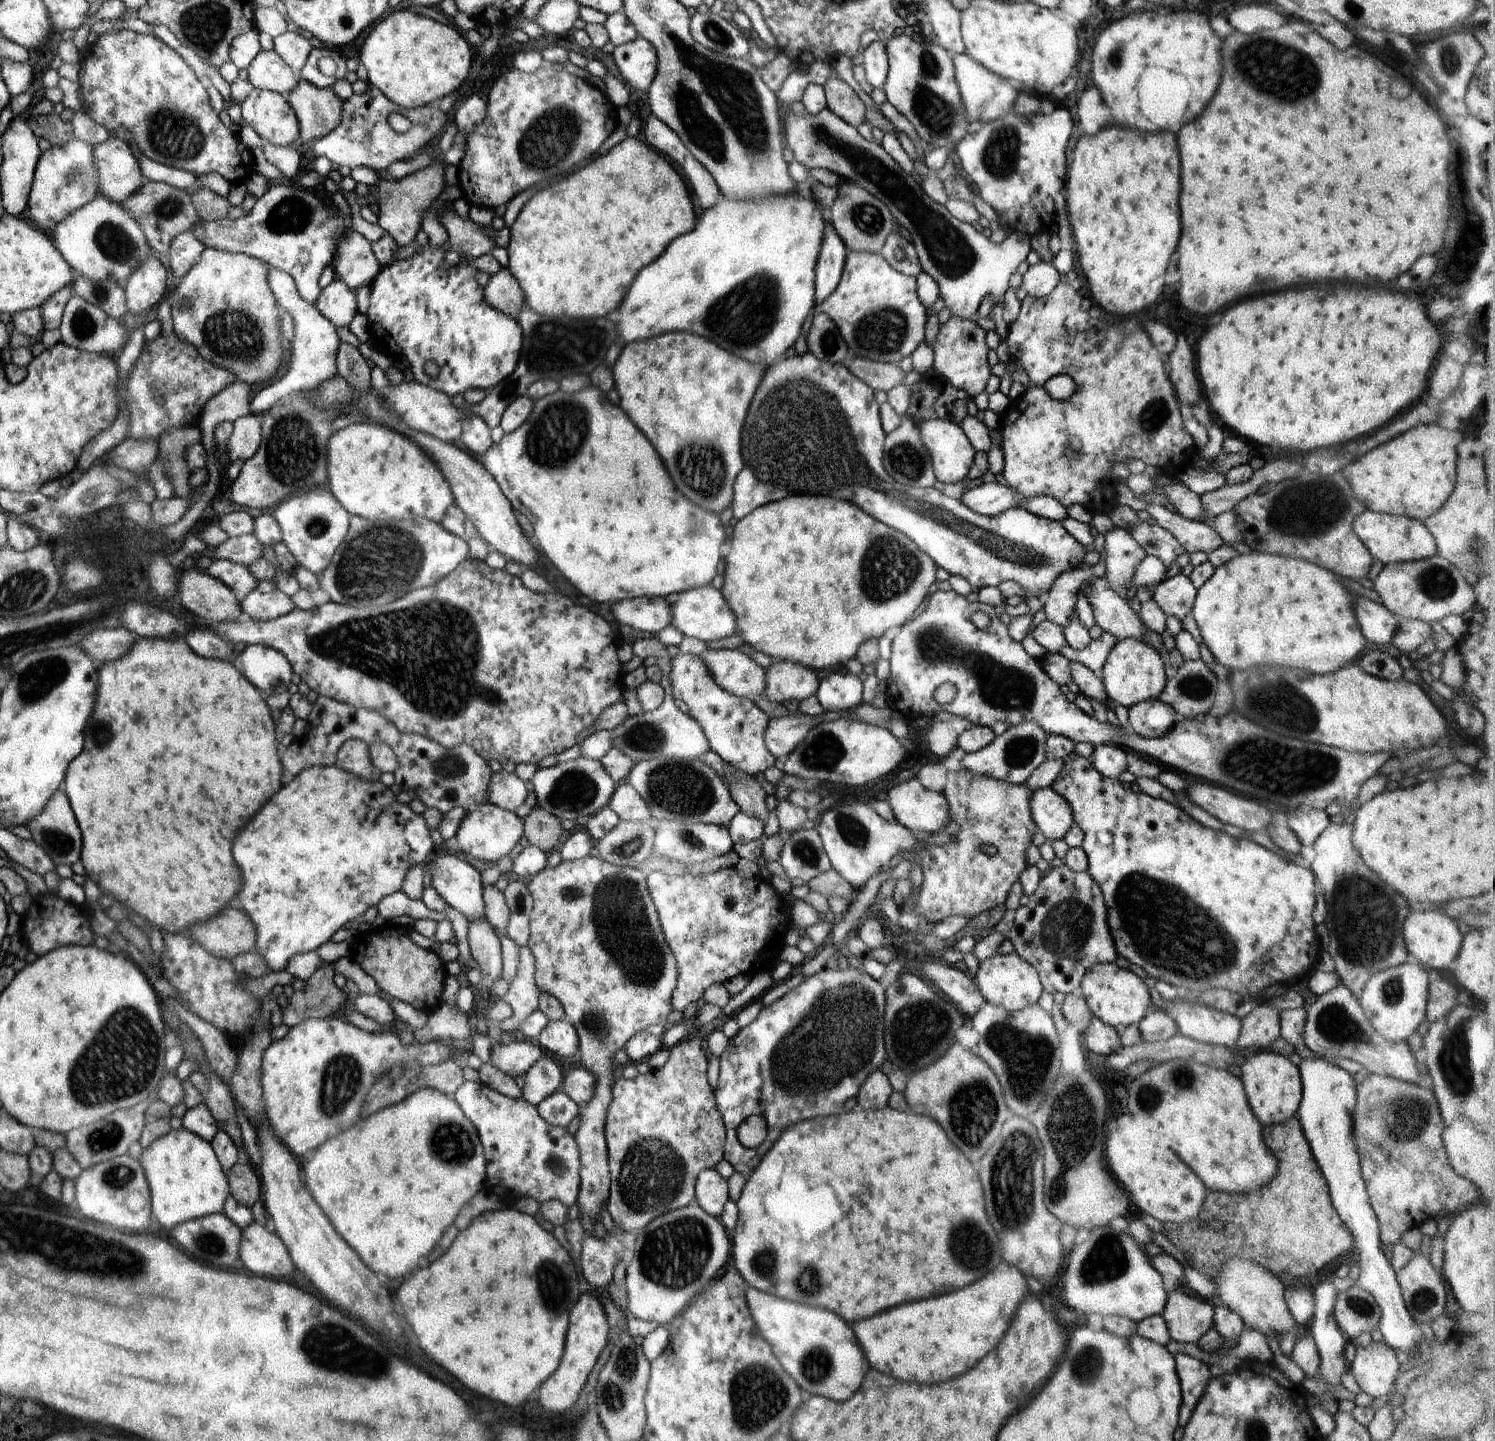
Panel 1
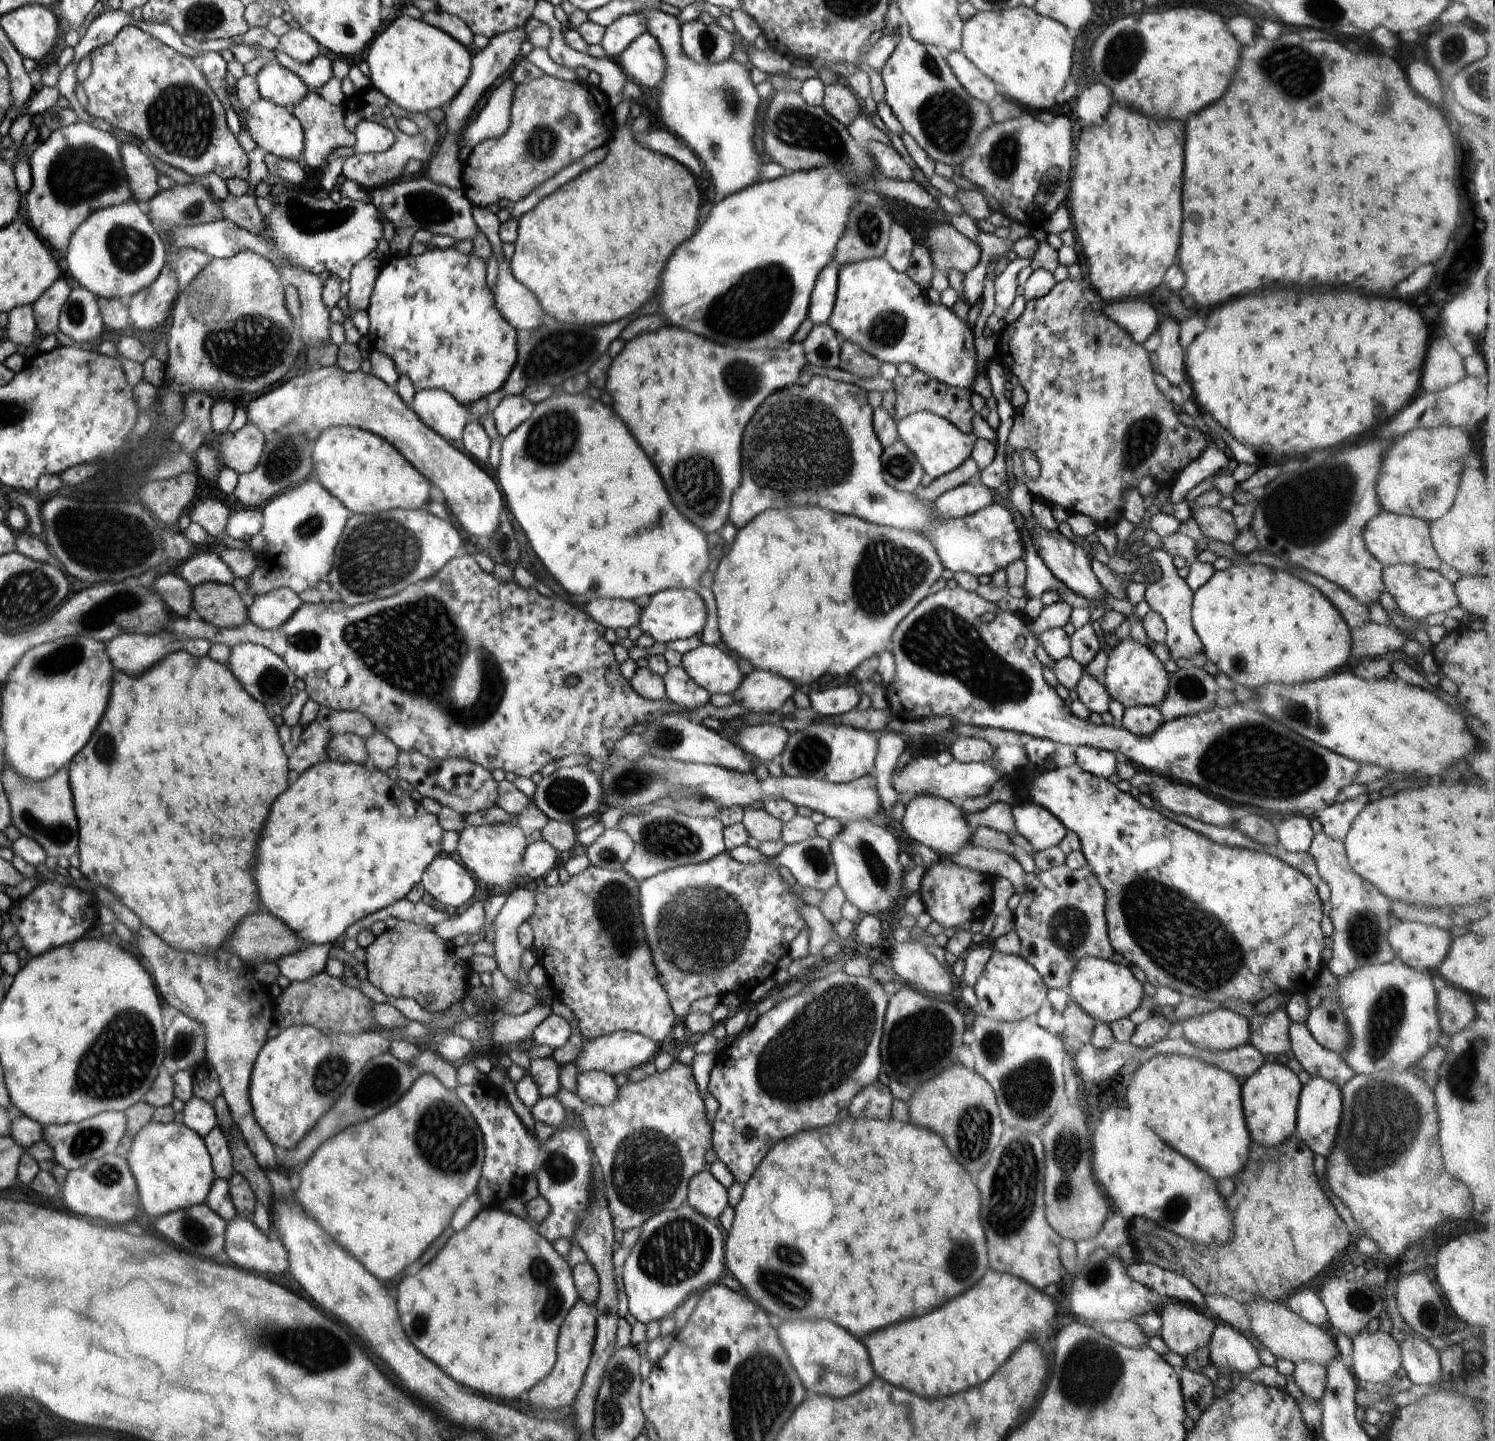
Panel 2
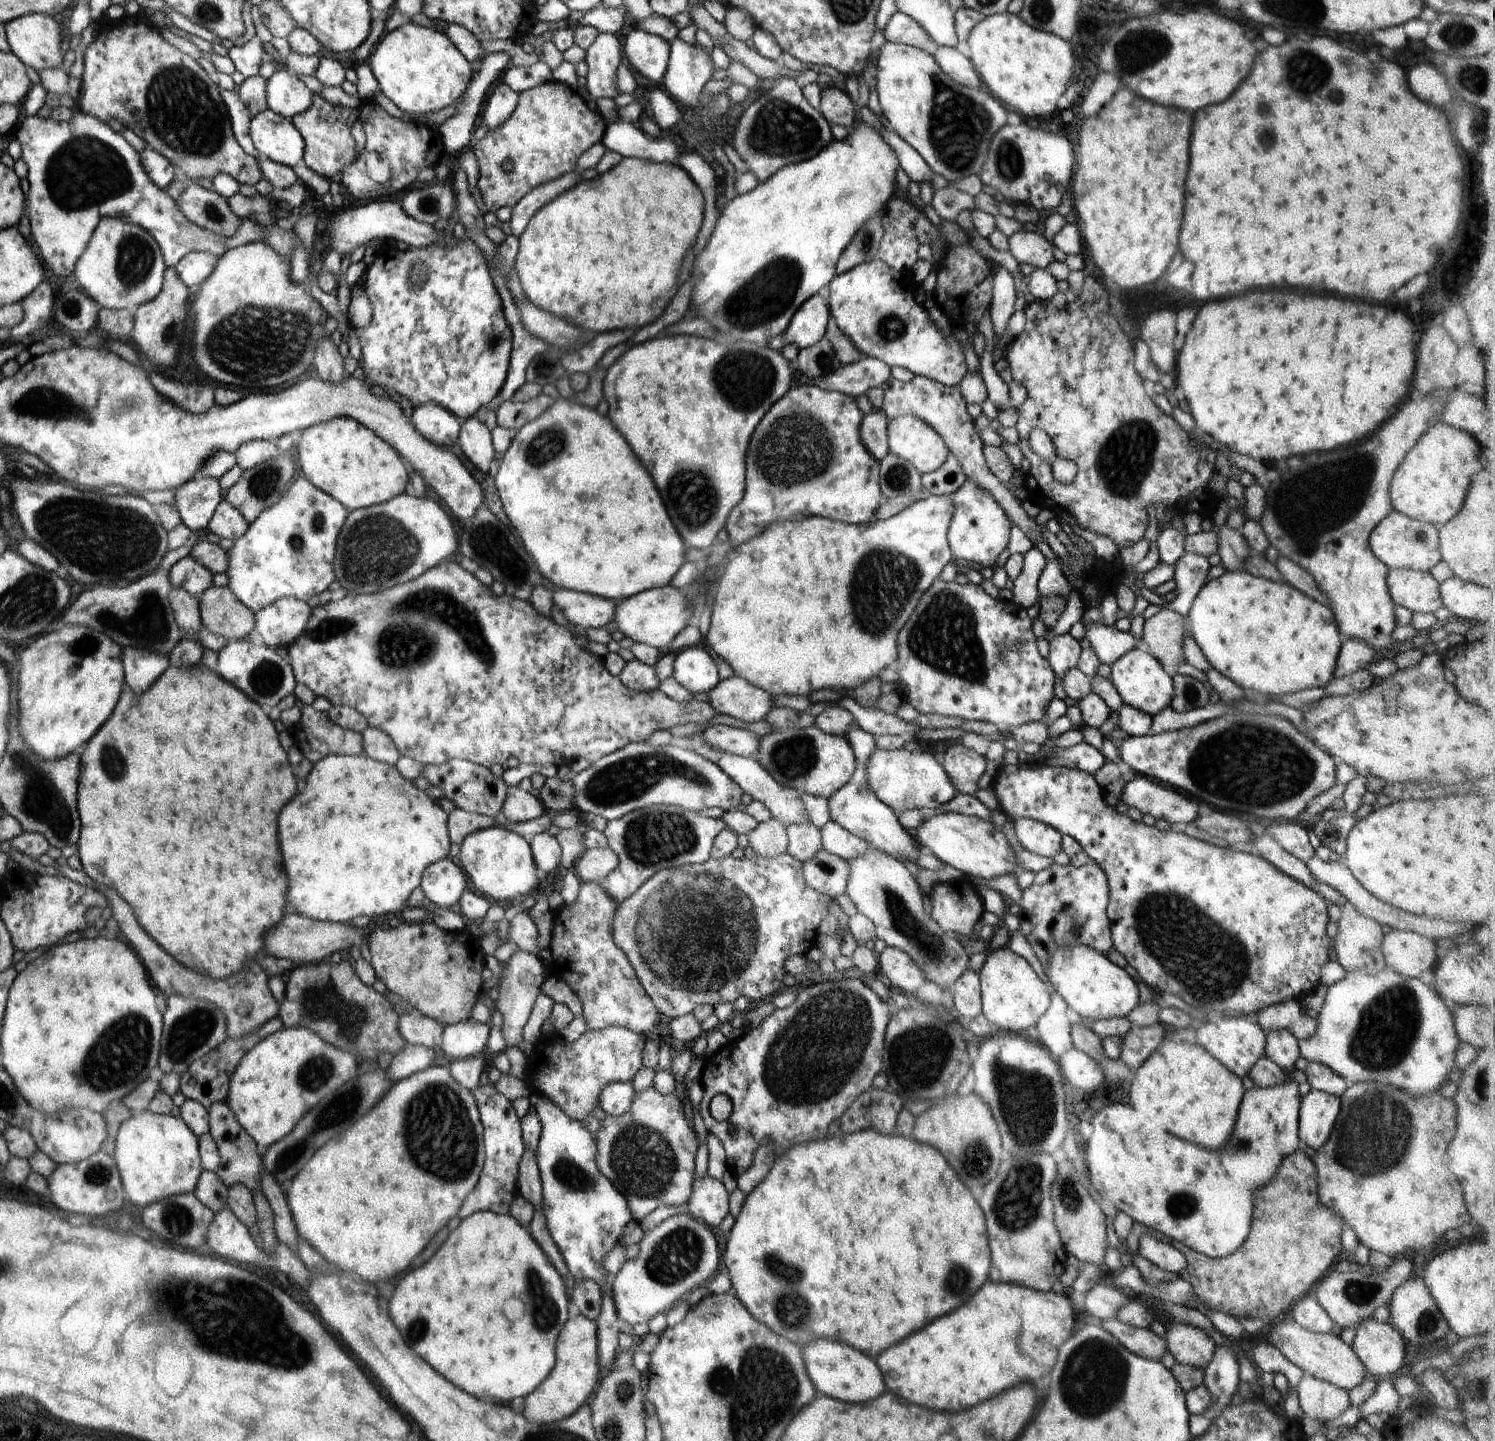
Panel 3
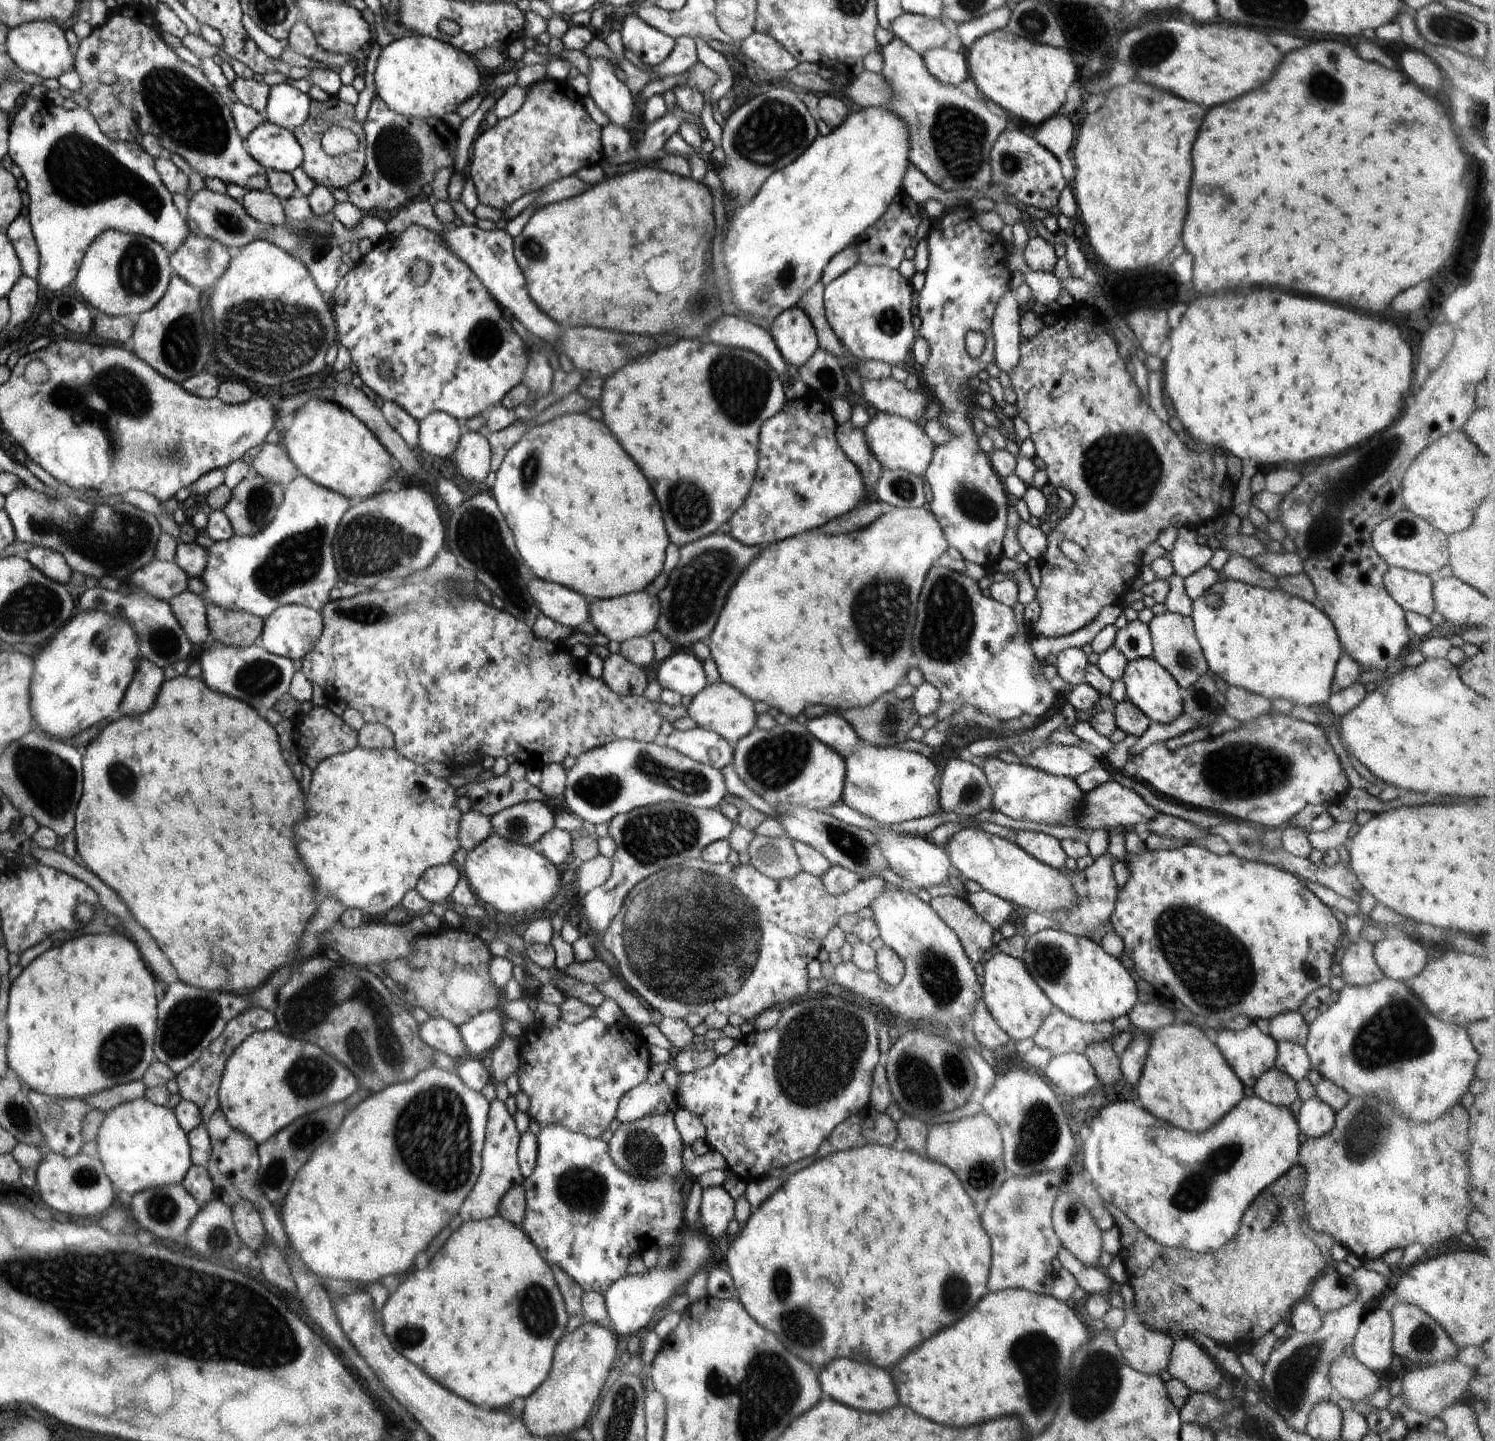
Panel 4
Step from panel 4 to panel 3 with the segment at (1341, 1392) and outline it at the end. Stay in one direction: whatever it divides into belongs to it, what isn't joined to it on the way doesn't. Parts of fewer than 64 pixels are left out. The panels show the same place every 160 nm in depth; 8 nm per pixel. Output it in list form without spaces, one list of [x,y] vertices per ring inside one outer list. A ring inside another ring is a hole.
[[[1289,1316],[1282,1319],[1279,1326],[1267,1331],[1265,1332],[1267,1342],[1272,1343],[1292,1364],[1317,1379],[1348,1391],[1360,1385],[1368,1376],[1366,1367],[1359,1361],[1353,1348],[1344,1343],[1338,1335],[1331,1332],[1315,1333],[1301,1327]]]

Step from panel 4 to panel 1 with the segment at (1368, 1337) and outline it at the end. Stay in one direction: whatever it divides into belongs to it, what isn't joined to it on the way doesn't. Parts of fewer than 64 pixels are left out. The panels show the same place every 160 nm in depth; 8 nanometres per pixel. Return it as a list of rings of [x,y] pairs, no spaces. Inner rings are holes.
[[[1374,1340],[1365,1347],[1356,1347],[1354,1360],[1348,1368],[1362,1392],[1372,1398],[1388,1394],[1402,1370],[1396,1353],[1386,1343]]]

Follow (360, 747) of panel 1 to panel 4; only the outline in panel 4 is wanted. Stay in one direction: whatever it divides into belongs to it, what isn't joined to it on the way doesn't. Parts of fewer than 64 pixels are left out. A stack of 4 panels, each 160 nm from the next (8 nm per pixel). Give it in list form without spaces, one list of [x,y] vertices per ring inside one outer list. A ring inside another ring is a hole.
[[[313,705],[312,710],[307,714],[301,713],[292,720],[294,728],[300,734],[300,740],[296,742],[296,752],[303,765],[314,771],[318,764],[324,760],[338,755],[339,753],[349,752],[358,746],[358,734],[350,726],[344,723],[341,717],[327,707]]]

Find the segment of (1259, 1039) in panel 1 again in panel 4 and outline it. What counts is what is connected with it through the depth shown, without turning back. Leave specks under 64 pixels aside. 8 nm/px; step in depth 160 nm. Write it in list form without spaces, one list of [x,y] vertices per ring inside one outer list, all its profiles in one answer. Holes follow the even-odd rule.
[[[1276,1042],[1277,1056],[1274,1067],[1294,1078],[1296,1083],[1308,1077],[1311,1064],[1304,1048],[1294,1042]]]

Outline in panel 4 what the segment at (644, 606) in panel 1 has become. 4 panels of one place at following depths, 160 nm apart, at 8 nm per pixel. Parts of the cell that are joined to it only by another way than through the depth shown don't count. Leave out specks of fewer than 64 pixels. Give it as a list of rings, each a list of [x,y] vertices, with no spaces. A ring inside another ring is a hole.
[[[536,577],[528,582],[528,592],[538,611],[562,626],[574,629],[590,620],[590,600],[574,590]]]

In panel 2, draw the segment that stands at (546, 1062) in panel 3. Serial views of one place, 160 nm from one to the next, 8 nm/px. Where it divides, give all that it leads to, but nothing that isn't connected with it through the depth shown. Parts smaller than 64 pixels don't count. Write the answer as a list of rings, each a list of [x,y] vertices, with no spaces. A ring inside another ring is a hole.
[[[616,1031],[583,1042],[580,1054],[571,1063],[576,1066],[578,1075],[590,1071],[602,1071],[615,1078],[618,1074],[628,1074],[642,1064],[647,1064],[652,1060],[654,1052],[656,1052],[656,1044],[653,1040],[632,1031]]]

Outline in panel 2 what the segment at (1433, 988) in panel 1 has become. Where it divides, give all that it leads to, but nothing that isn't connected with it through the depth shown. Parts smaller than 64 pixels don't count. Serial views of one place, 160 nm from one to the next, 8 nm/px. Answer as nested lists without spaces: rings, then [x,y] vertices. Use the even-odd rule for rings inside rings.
[[[1433,973],[1432,978],[1437,994],[1441,1029],[1449,1036],[1466,1030],[1477,1016],[1470,994],[1454,985],[1450,986],[1437,973]]]

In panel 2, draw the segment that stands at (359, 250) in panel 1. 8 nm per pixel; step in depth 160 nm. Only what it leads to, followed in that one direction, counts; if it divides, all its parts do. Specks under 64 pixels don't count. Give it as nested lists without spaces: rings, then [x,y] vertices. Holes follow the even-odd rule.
[[[368,256],[351,270],[350,289],[343,299],[343,306],[347,312],[368,310],[369,298],[379,275],[381,264],[382,261],[378,261],[376,258],[370,259]]]

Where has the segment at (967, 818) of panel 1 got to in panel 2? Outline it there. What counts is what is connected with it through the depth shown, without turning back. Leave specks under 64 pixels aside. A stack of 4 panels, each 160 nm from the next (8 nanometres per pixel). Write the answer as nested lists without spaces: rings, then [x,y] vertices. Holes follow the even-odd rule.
[[[939,860],[926,868],[918,891],[925,911],[934,921],[944,928],[959,929],[958,926],[962,926],[964,922],[972,922],[975,925],[980,923],[989,914],[992,906],[993,878],[969,868],[960,867],[954,862],[942,864]]]

